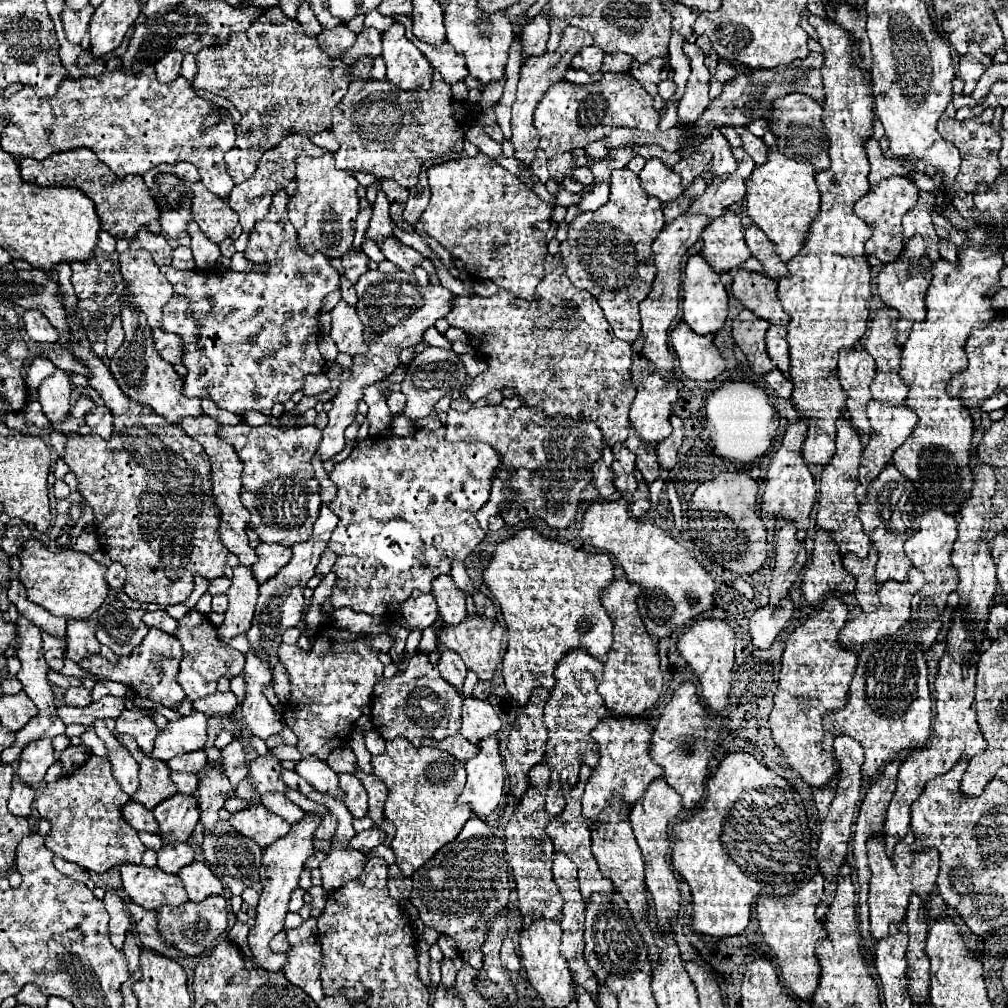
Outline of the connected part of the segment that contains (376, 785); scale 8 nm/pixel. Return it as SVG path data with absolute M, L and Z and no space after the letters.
M361 769L355 771L355 777L359 781L363 781L367 793L369 793L369 817L375 821L375 825L381 825L385 815L383 815L383 799L387 797L387 789L385 785L375 777L375 775L369 775L369 773L363 773Z

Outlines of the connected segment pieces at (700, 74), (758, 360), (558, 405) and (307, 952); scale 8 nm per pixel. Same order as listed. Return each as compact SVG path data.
M683 43L683 51L685 51L689 65L691 65L691 77L687 81L685 95L679 101L679 121L681 123L693 123L701 117L701 113L709 105L707 93L709 93L711 73L707 69L707 65L703 63L705 55L697 45Z
M743 309L731 325L731 335L733 335L735 343L745 353L749 367L757 375L765 375L775 369L773 361L769 359L769 355L765 351L767 329L769 329L769 323L765 319L759 319L749 309Z
M547 255L547 259L545 259L545 273L547 273L545 279L543 279L541 285L537 287L537 289L539 289L537 293L541 295L539 301L521 301L521 299L517 299L513 293L509 293L507 289L499 289L499 291L497 291L493 297L489 297L489 299L485 299L485 297L457 297L457 305L451 309L449 317L445 317L445 319L449 321L449 325L463 329L463 331L471 337L471 345L473 345L475 353L481 355L481 357L487 361L487 365L489 365L487 371L483 371L483 373L477 375L471 383L465 385L465 395L467 395L467 399L469 399L471 403L475 403L475 401L483 399L487 393L491 393L491 391L497 389L497 387L513 387L513 389L517 389L517 395L525 397L525 405L539 407L541 411L545 411L545 413L549 413L549 415L567 415L567 417L573 417L573 419L593 421L593 423L603 431L603 437L605 437L605 443L607 443L607 445L623 443L623 441L627 439L627 433L629 433L629 427L631 427L631 423L629 423L629 407L631 407L633 397L635 397L635 387L633 387L633 383L631 383L631 357L633 357L631 343L627 343L627 341L623 341L623 339L617 339L617 337L613 335L613 329L609 329L609 323L607 323L607 319L605 319L605 315L603 315L603 311L601 311L597 299L595 299L591 293L577 289L577 287L567 279L565 267L561 265L561 261L559 261L557 257Z
M315 937L291 945L287 951L287 961L281 967L285 977L301 987L315 1003L323 999L323 985L319 979L319 969L321 969L321 945L317 943Z

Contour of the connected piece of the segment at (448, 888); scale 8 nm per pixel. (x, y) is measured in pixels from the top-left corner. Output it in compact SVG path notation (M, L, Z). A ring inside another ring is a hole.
M471 817L465 823L453 841L453 847L451 843L441 847L437 855L433 855L421 869L413 873L413 891L409 901L417 907L419 917L425 925L435 927L441 935L449 935L457 941L457 949L463 961L475 969L481 969L481 945L487 939L493 917L497 917L497 913L501 913L509 901L511 889L507 853L503 847L499 849L499 837L493 835L487 821L481 821L479 817ZM455 843L461 843L459 855L457 849L451 851Z

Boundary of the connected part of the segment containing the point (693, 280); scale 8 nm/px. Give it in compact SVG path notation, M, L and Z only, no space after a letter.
M701 255L689 257L687 267L685 267L683 319L699 335L719 331L727 319L727 291L725 291L723 283L719 281L719 275L713 271L713 267Z

